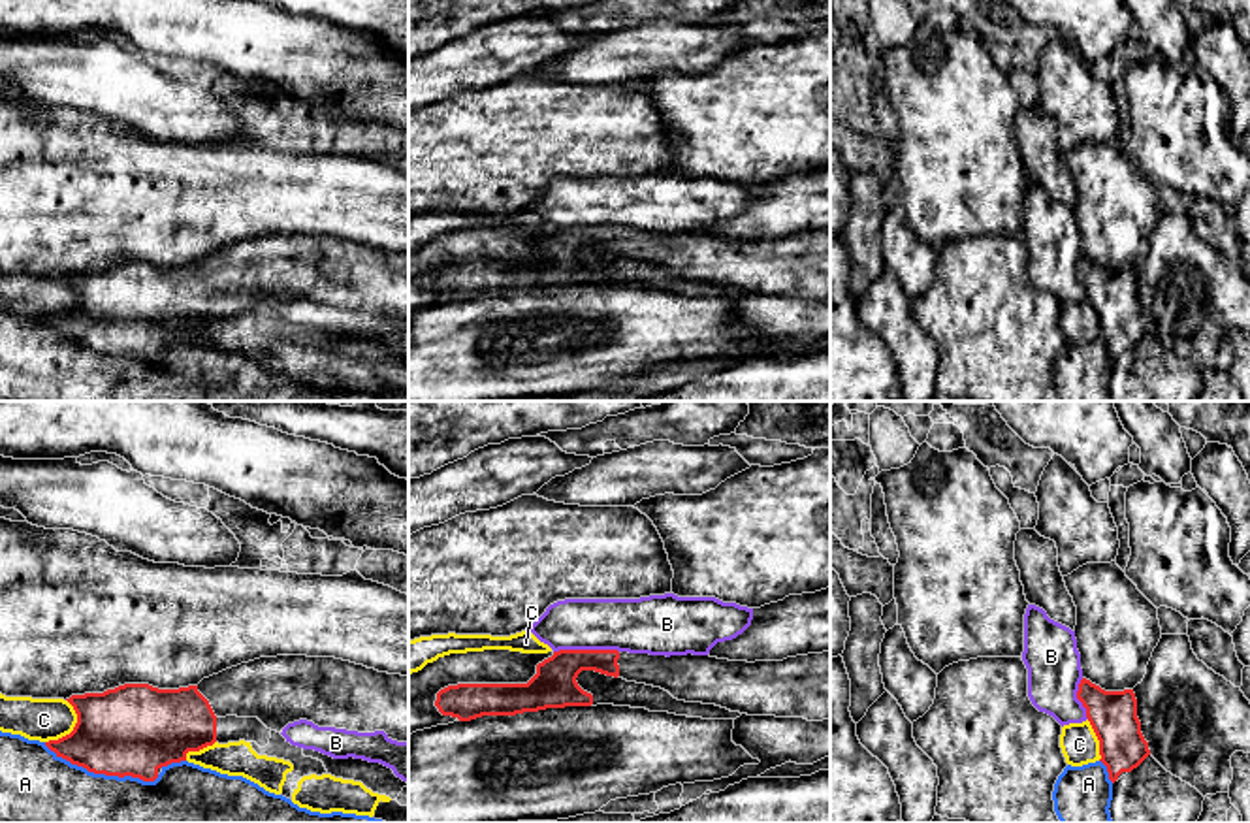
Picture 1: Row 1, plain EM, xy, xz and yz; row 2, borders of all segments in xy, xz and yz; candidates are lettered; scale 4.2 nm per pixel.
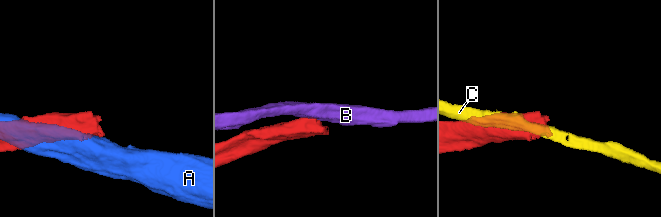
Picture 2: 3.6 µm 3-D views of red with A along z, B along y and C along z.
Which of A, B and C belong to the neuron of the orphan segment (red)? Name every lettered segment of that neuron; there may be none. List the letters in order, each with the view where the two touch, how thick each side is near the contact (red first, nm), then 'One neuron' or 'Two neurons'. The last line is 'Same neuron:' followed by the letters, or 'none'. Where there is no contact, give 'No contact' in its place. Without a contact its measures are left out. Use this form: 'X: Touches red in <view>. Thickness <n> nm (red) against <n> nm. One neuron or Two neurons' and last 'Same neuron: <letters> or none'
A: Touches red in xy. Thickness 400 nm (red) against 460 nm. Two neurons
B: Touches red in xz. Thickness 190 nm (red) against 240 nm. Two neurons
C: Touches red in xy. Thickness 380 nm (red) against 180 nm. Two neurons
Same neuron: none

